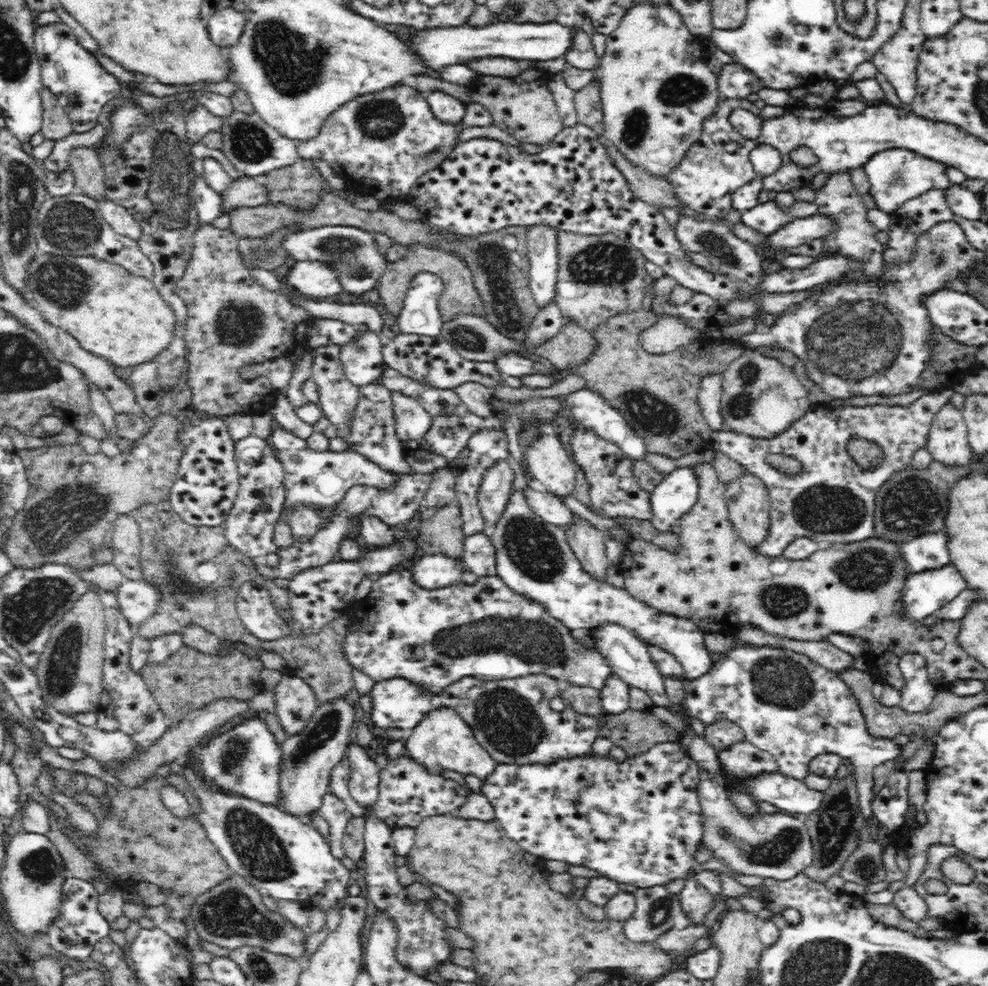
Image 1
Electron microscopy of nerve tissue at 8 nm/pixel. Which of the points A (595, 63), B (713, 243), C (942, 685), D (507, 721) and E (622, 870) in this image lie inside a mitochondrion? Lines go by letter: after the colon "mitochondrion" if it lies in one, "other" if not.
A: other
B: mitochondrion
C: other
D: mitochondrion
E: other

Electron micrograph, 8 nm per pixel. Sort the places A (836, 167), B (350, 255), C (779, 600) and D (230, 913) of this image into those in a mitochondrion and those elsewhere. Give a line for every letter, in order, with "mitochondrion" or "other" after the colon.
A: other
B: mitochondrion
C: mitochondrion
D: mitochondrion

